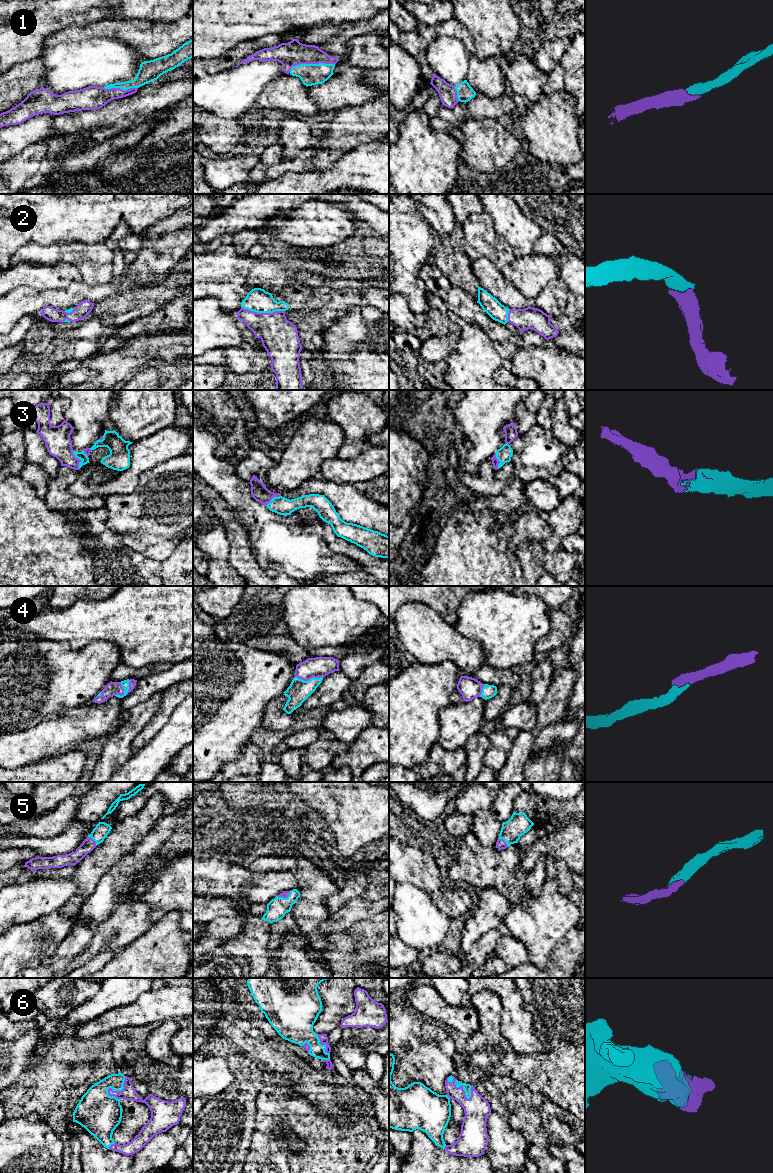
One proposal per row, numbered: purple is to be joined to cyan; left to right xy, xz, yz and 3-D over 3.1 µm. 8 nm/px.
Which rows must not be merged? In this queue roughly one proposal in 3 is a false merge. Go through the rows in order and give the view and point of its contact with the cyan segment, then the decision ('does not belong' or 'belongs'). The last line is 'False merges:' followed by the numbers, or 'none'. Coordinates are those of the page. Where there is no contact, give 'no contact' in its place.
1: xz (310, 64) | belongs
2: xz (263, 312) | belongs
3: xy (79, 458) | belongs
4: xz (309, 679) | belongs
5: xy (93, 839) | belongs
6: yz (460, 1085) | belongs
False merges: none

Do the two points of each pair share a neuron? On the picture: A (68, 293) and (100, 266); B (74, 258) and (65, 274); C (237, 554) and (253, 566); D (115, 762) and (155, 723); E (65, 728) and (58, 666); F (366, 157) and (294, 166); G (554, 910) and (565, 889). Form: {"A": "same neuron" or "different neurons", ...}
{"A": "different neurons", "B": "different neurons", "C": "same neuron", "D": "different neurons", "E": "different neurons", "F": "different neurons", "G": "different neurons"}

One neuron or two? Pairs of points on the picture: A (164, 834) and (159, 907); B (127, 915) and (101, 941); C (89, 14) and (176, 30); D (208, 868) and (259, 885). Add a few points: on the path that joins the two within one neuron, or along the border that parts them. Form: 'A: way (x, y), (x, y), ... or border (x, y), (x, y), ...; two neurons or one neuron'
A: border (158, 852), (149, 858), (150, 869), (145, 873); two neurons
B: way (121, 921), (107, 935); one neuron
C: border (138, 19), (101, 19), (91, 23); two neurons
D: way (221, 879), (246, 884); one neuron

